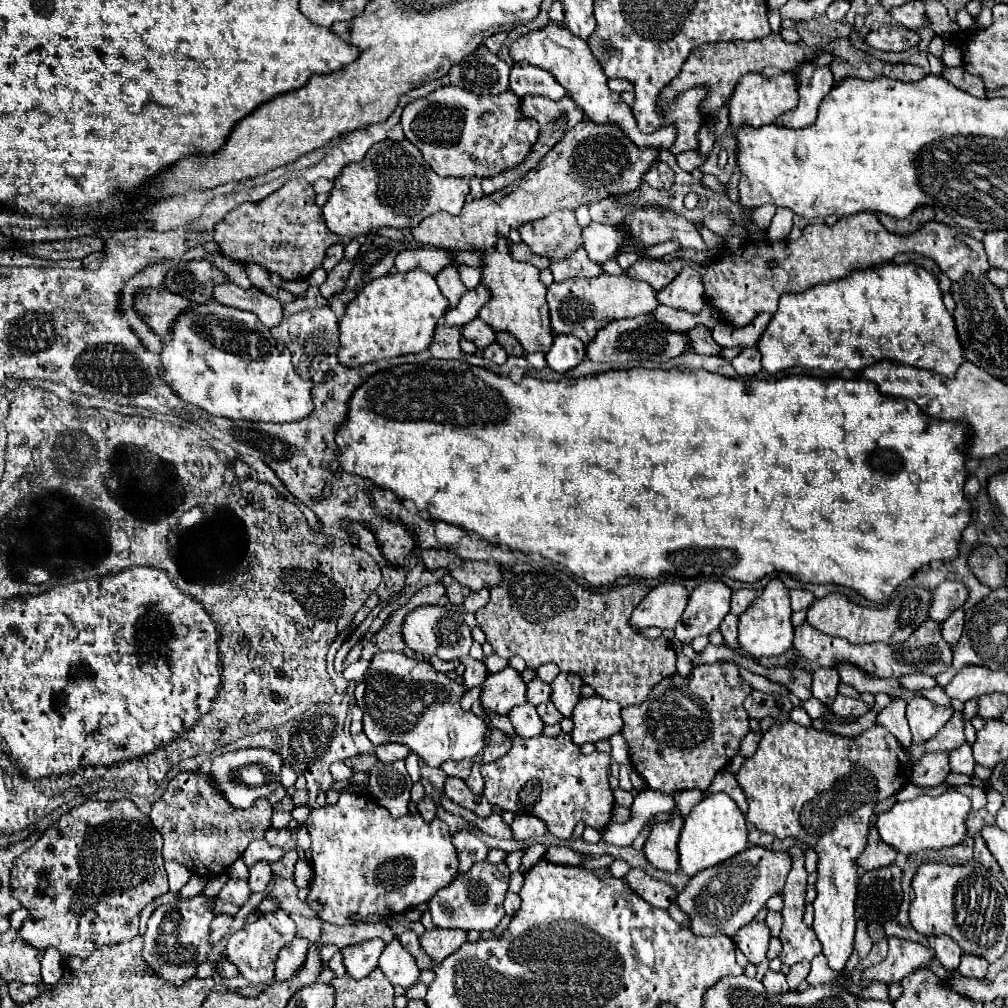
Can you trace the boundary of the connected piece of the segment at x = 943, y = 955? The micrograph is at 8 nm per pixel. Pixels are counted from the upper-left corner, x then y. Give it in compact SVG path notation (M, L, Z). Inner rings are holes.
M936 937L936 959L942 963L944 969L948 971L956 971L958 969L958 963L960 963L960 947L950 939L950 937Z

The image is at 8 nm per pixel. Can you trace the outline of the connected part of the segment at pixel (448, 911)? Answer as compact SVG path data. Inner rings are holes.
M480 861L476 863L468 873L458 875L448 887L440 889L436 897L430 901L430 915L436 927L442 929L494 929L500 919L504 917L504 895L508 891L508 881L510 881L510 871L506 863L486 863Z

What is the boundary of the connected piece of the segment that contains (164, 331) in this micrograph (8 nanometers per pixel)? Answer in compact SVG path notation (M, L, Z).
M146 289L146 293L136 295L136 309L154 333L164 339L170 335L176 317L190 309L190 303L168 289Z

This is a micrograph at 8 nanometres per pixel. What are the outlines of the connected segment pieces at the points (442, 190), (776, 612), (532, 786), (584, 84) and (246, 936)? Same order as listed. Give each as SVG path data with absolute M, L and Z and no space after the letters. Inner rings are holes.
M384 139L368 149L364 161L350 163L342 169L342 173L336 177L336 185L328 203L322 207L322 213L332 233L356 239L382 227L416 227L436 211L448 211L456 215L460 213L468 191L470 189L464 179L436 175L408 139Z
M772 579L764 587L762 595L758 595L756 601L752 601L752 605L738 617L738 643L740 643L738 653L742 657L752 657L752 659L784 655L792 647L792 637L794 637L790 615L792 609L790 609L788 589L780 579Z
M488 713L488 717L494 729L508 733L514 741L512 749L504 757L482 765L482 777L486 781L484 797L492 805L498 805L500 809L512 811L516 815L528 813L542 819L548 825L548 831L558 839L572 837L578 821L598 831L606 829L614 807L614 797L606 773L610 765L608 753L594 751L584 755L580 753L580 747L572 743L568 733L560 733L558 737L541 734L526 739L514 733L508 717L494 713Z
M550 23L548 27L544 27L540 31L532 31L532 33L524 35L518 41L512 43L510 55L518 65L528 63L528 65L536 65L540 69L550 71L556 77L556 81L568 91L568 95L584 109L586 117L592 123L596 123L596 125L606 125L606 123L618 125L622 129L622 133L626 133L630 137L630 141L634 145L638 145L640 149L644 149L644 147L668 149L668 145L672 145L672 141L676 139L676 129L672 125L666 127L666 129L660 129L652 135L646 135L646 133L640 131L640 127L636 125L636 119L632 117L632 107L626 105L618 93L612 93L608 89L608 77L602 73L600 63L594 59L586 41L574 37L566 27Z
M284 911L266 913L258 921L230 935L228 945L226 945L226 959L232 961L238 973L250 983L266 985L274 979L274 963L276 963L280 949L284 949L284 945L288 945L294 937L296 937L296 923L290 919L290 915L286 915Z

